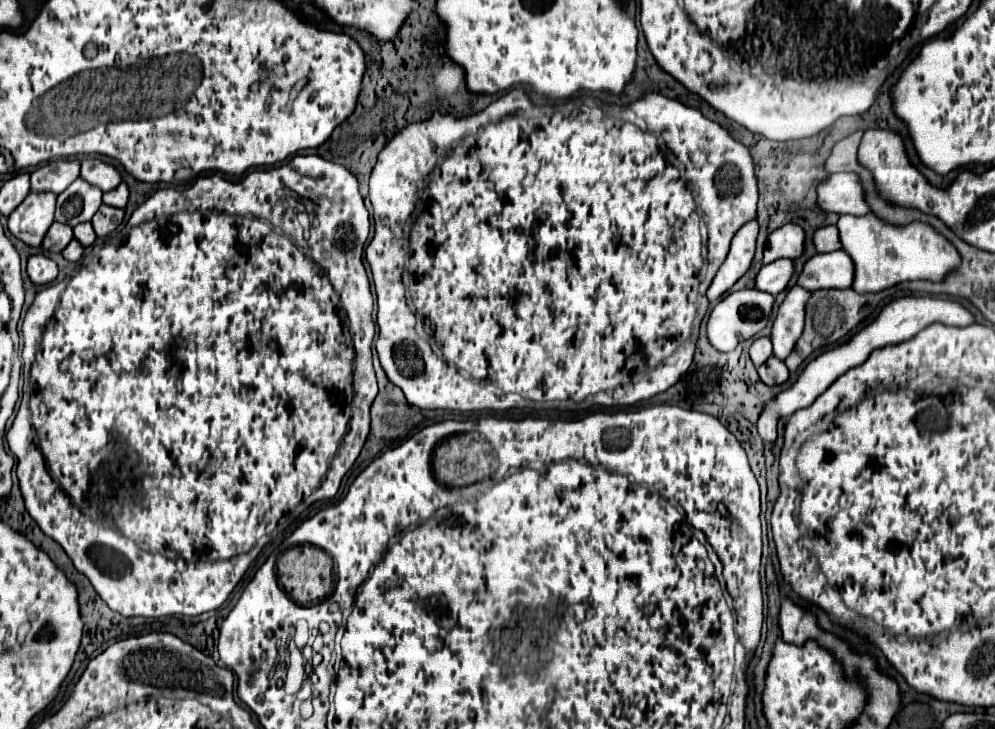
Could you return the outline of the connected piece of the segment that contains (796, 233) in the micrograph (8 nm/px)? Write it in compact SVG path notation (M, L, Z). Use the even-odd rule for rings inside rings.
M783 224L781 228L775 228L769 234L765 250L763 250L763 264L769 264L779 258L801 256L803 240L805 240L805 232L797 224Z

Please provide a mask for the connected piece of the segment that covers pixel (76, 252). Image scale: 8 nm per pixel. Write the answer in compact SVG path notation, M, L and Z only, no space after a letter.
M73 238L71 242L69 242L69 246L63 250L63 258L65 260L69 260L69 262L77 262L79 258L81 258L81 254L83 254L83 246Z

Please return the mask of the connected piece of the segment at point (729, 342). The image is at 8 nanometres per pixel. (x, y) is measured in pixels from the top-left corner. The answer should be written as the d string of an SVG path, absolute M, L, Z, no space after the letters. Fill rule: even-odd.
M739 290L739 292L731 292L727 294L709 314L707 320L707 338L711 342L713 348L721 350L721 352L729 352L733 350L741 340L747 340L751 336L755 336L759 330L765 328L767 316L771 314L771 306L773 306L773 296L761 290Z

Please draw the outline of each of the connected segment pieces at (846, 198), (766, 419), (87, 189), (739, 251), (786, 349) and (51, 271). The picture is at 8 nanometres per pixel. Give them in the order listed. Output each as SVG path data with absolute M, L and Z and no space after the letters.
M833 174L817 186L817 206L823 212L863 216L869 212L855 174Z
M903 296L897 298L889 304L883 306L883 310L875 316L873 322L869 322L863 330L859 330L857 334L853 334L851 340L825 350L823 354L819 354L817 358L813 358L799 374L799 378L785 390L781 390L777 396L773 396L773 400L765 402L761 416L757 420L757 430L759 436L765 442L773 442L777 438L777 422L781 418L789 418L793 412L807 408L813 404L813 400L825 392L833 380L837 380L841 374L845 374L849 368L855 368L859 364L863 364L869 354L881 346L889 346L889 344L899 344L903 340L913 338L919 330L923 330L925 326L933 324L933 322L945 322L949 326L969 326L975 322L975 316L959 302L953 300L943 300L943 298L933 298L933 296Z
M77 178L65 192L57 196L55 220L69 224L71 228L81 222L91 222L93 214L101 206L101 190Z
M753 220L753 222L745 222L745 226L741 226L741 230L737 230L737 234L733 236L729 254L721 264L721 268L717 270L711 286L707 288L707 298L711 302L719 300L749 270L749 264L755 254L757 232L759 226L757 220Z
M793 286L777 310L777 316L771 328L771 342L773 342L773 354L779 360L787 358L787 354L793 350L797 338L803 332L807 298L809 298L809 292L805 288Z
M37 254L37 256L31 256L29 262L27 262L27 274L31 278L33 284L49 284L57 278L57 264L43 256L43 254Z

